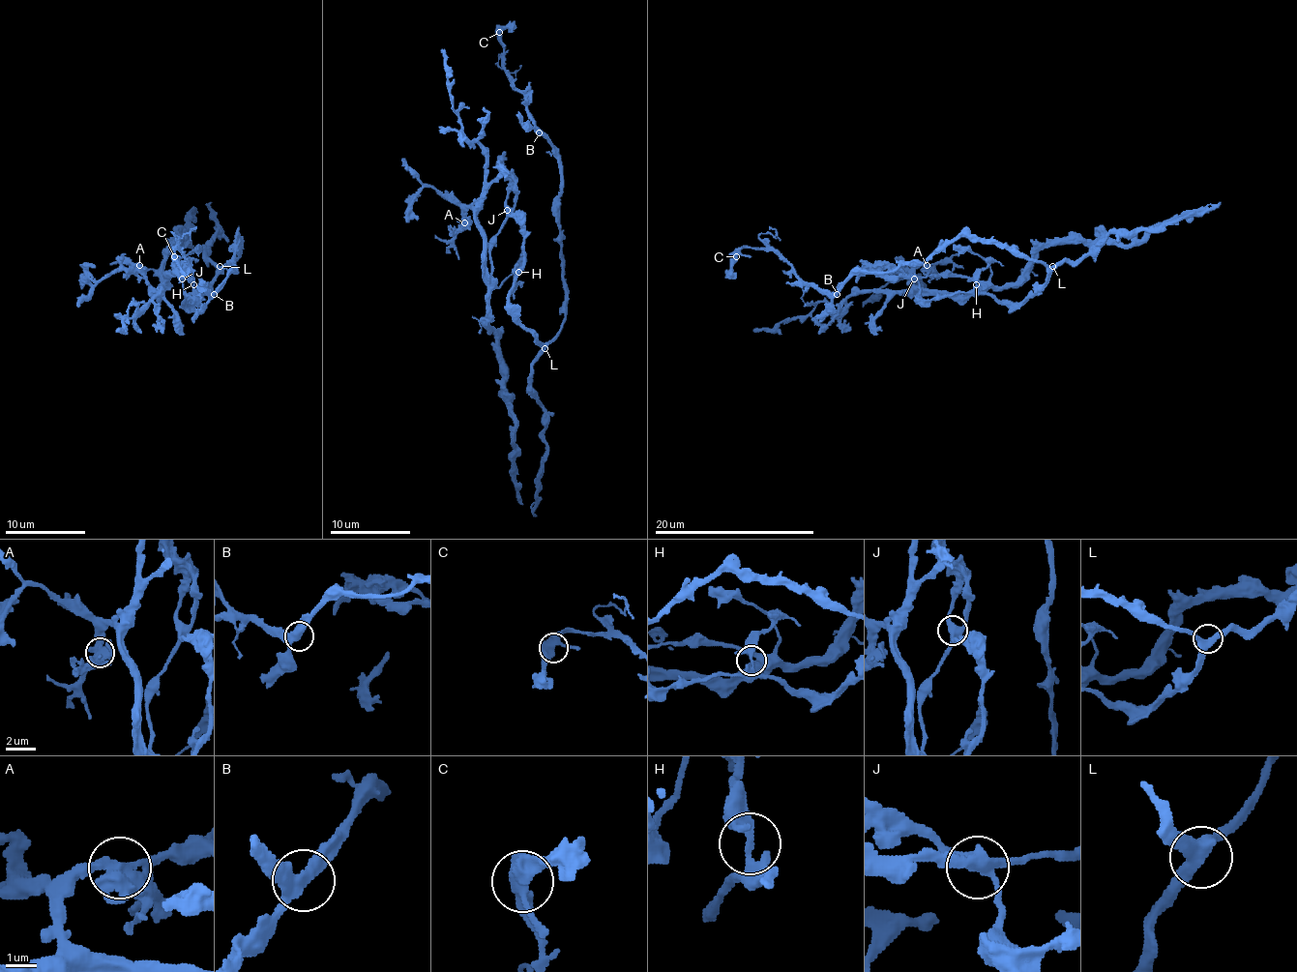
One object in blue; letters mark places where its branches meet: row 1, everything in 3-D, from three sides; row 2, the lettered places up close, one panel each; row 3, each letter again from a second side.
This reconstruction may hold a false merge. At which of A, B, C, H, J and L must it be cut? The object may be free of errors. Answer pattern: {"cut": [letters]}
{"cut": ["J"]}

